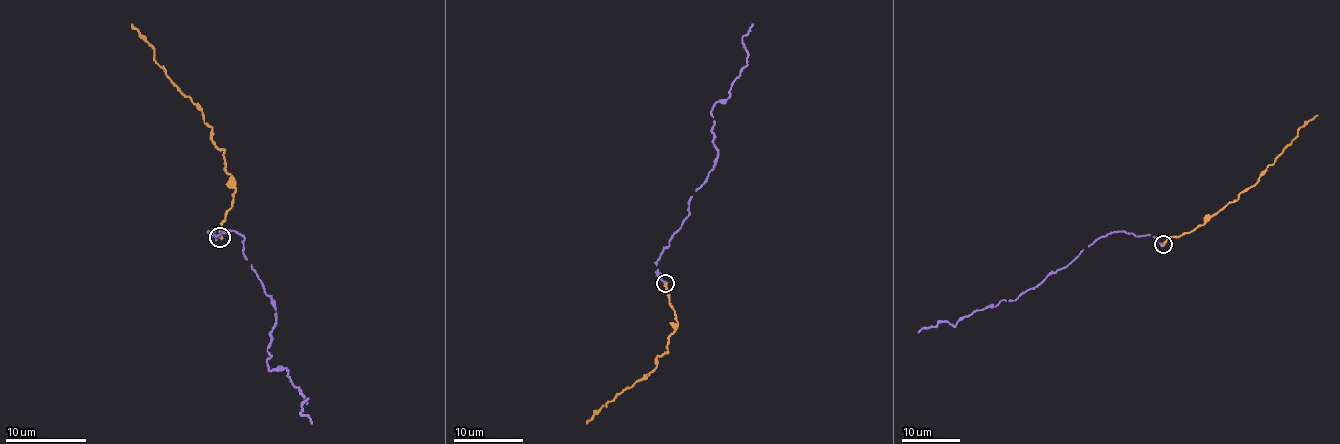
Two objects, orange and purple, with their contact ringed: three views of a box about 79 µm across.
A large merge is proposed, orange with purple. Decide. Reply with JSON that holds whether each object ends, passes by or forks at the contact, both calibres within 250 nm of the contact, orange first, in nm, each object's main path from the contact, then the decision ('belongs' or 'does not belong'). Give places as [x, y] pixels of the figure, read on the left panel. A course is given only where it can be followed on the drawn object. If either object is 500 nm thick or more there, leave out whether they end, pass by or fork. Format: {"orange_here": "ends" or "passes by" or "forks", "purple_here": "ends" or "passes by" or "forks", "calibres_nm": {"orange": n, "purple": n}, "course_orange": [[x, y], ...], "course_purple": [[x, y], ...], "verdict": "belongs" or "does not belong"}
{"orange_here": "ends", "purple_here": "ends", "calibres_nm": {"orange": 280, "purple": 220}, "course_orange": [[220, 236], [234, 193], [224, 151], [132, 23]], "course_purple": [[220, 237], [209, 231], [241, 234], [276, 311], [267, 365], [285, 369], [311, 423]], "verdict": "belongs"}

